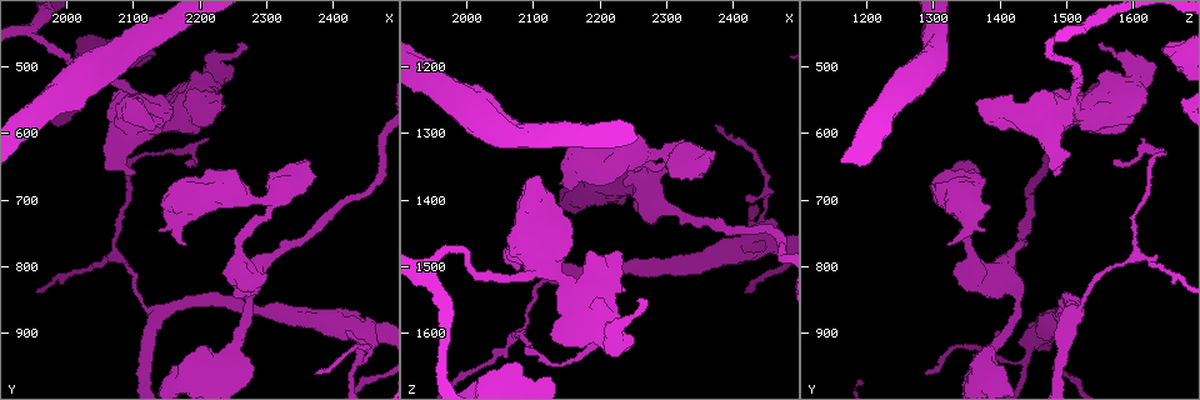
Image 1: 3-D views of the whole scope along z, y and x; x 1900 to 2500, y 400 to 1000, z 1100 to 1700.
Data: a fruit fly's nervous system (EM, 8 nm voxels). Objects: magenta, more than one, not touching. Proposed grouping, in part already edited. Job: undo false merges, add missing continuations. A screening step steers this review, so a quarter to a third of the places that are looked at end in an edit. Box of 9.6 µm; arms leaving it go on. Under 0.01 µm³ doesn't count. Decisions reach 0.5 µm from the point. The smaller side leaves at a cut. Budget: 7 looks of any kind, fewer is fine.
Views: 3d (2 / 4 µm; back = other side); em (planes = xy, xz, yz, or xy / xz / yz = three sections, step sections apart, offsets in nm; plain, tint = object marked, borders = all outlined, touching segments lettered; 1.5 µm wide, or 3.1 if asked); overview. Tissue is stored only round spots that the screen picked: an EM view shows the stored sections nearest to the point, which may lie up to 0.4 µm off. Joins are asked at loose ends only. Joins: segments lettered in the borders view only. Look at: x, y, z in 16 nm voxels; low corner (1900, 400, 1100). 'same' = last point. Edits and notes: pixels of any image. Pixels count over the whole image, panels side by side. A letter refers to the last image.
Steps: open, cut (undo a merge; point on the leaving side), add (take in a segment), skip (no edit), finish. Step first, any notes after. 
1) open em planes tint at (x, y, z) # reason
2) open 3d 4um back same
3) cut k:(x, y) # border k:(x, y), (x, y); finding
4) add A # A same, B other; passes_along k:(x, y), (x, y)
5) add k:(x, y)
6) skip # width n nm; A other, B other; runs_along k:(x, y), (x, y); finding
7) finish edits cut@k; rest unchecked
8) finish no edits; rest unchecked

open 3d 2um at (2260, 465, 1550) # an open end

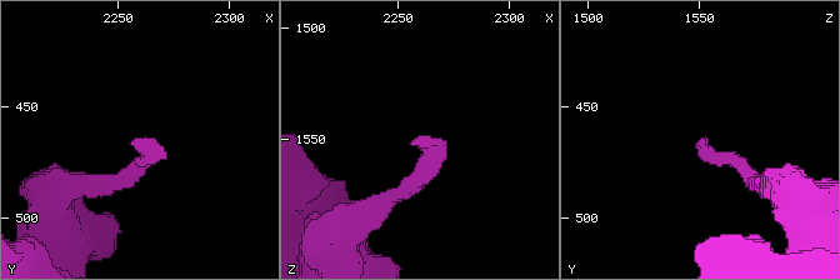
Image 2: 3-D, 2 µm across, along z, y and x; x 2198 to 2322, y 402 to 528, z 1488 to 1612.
open em yz step 4 borders at (2258, 465, 1551) # need the tissue

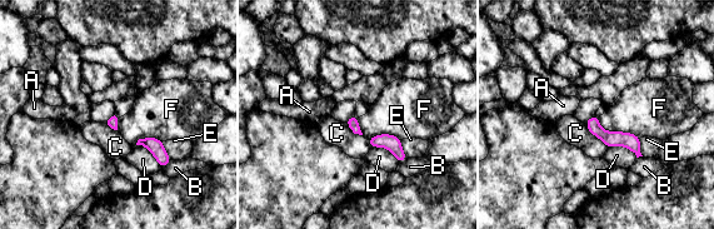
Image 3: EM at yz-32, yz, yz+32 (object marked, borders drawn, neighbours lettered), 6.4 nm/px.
open em planes borders same

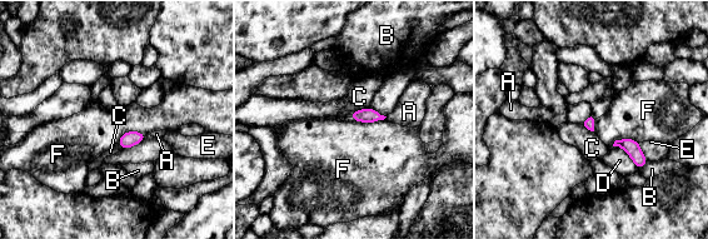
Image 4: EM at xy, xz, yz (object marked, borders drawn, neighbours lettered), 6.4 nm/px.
skip # A other, B other, C other, D other, E other, F other; none of them fits

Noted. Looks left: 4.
open 3d 4um at (2190, 645, 1570) # end of a long branch

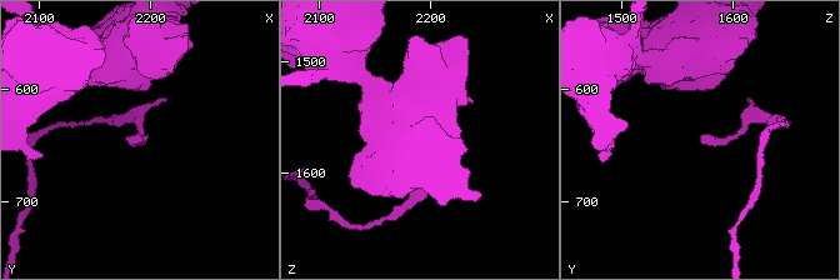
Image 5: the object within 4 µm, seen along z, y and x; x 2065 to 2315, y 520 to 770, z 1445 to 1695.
open em yz step 8 borders at (2190, 646, 1574)

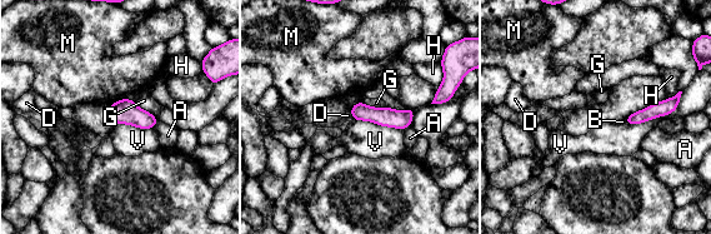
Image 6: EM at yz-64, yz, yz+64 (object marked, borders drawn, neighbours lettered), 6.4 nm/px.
open em xz step 4 borders same

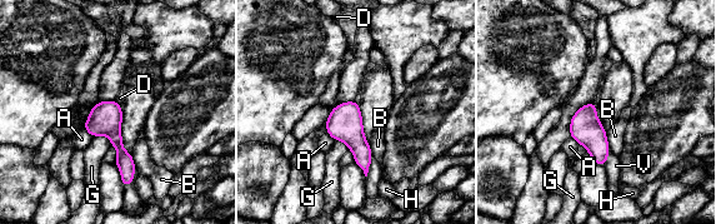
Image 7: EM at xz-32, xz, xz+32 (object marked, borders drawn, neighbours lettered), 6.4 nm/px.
skip # A other, B other, D other, G other, H other, V other; border 7:(135, 167), (133, 180), (125, 188); no lettered segment goes on from it

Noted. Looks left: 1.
open em planes borders at (1995, 480, 1475) # abrupt turn

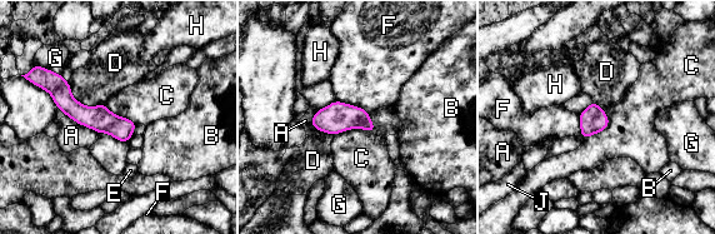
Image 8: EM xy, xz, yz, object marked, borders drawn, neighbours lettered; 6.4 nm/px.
skip # longest_contact D 280 nm; A other, B other, C other, D other, E other, F other, G other, H other, J other; one neuron here

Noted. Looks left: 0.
finish no edits; rest unchecked

